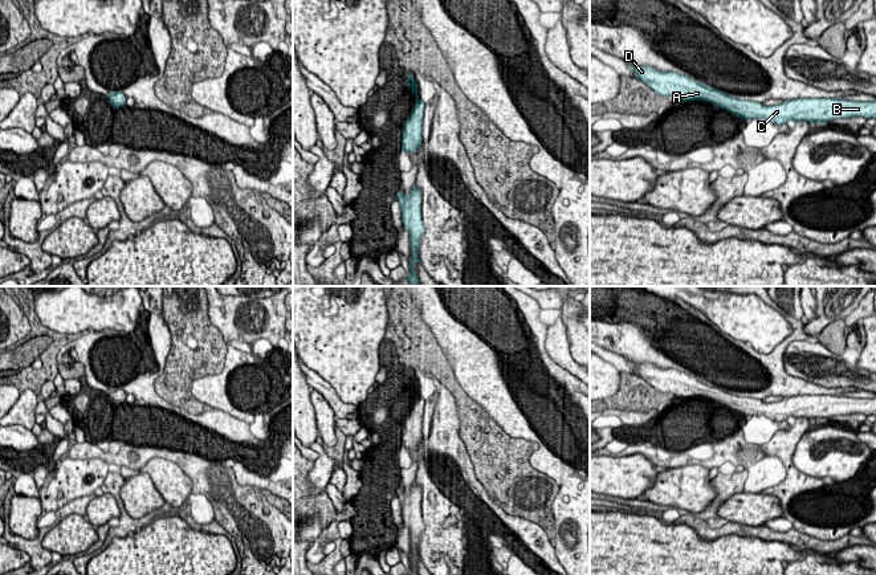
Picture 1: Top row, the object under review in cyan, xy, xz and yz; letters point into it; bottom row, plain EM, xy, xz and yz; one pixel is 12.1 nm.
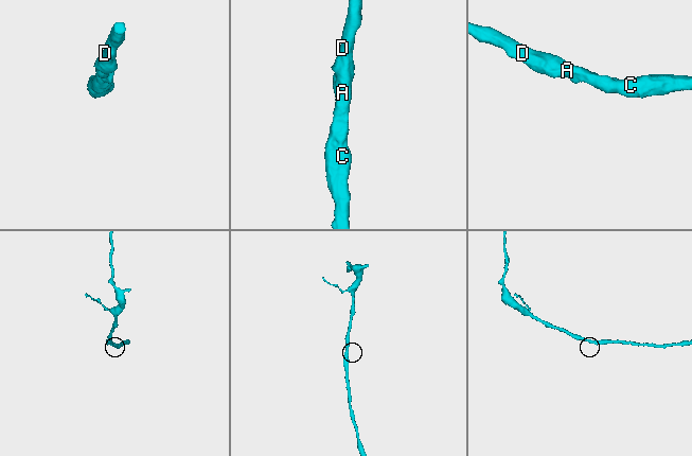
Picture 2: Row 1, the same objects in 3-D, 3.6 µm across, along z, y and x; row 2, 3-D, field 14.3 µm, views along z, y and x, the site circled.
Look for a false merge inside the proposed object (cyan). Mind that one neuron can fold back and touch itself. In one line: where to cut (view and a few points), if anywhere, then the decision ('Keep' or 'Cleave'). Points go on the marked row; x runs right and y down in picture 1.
No split. Keep

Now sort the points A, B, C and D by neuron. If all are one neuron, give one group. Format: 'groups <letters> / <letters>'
groups A B C D

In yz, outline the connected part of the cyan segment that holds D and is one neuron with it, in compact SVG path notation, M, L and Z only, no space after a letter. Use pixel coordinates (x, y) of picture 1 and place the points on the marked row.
M628 65L636 72L639 81L663 97L672 98L680 103L705 101L745 121L762 118L770 123L782 126L789 121L807 121L810 123L823 125L838 118L876 118L876 101L848 101L822 97L798 98L774 106L763 106L759 102L737 99L718 89L697 82L686 74L660 72L652 66Z

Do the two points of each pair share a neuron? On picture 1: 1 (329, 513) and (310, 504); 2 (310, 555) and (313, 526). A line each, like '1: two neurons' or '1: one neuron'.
1: one neuron
2: two neurons

